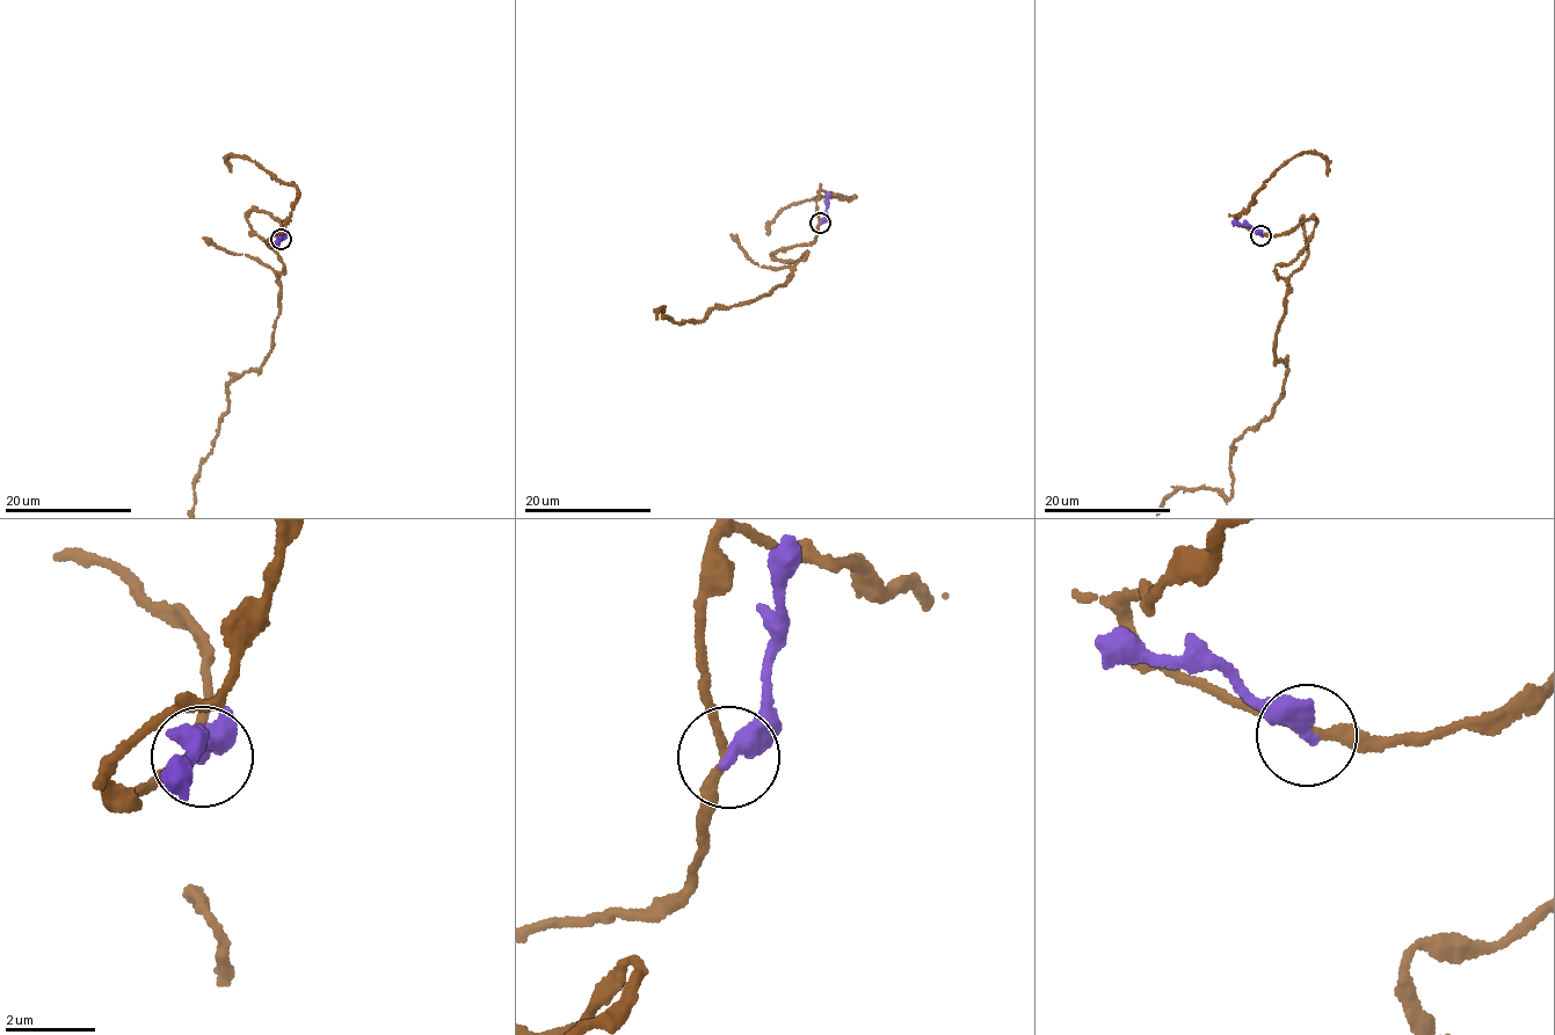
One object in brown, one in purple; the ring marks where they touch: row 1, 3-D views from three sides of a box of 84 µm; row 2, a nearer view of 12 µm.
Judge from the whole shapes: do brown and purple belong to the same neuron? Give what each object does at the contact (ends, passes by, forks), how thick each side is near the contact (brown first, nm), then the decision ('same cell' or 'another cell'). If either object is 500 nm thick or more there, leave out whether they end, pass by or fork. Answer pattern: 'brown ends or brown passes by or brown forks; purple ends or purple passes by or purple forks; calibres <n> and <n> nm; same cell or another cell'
brown passes by; purple ends; calibres 200 and 440 nm; another cell

